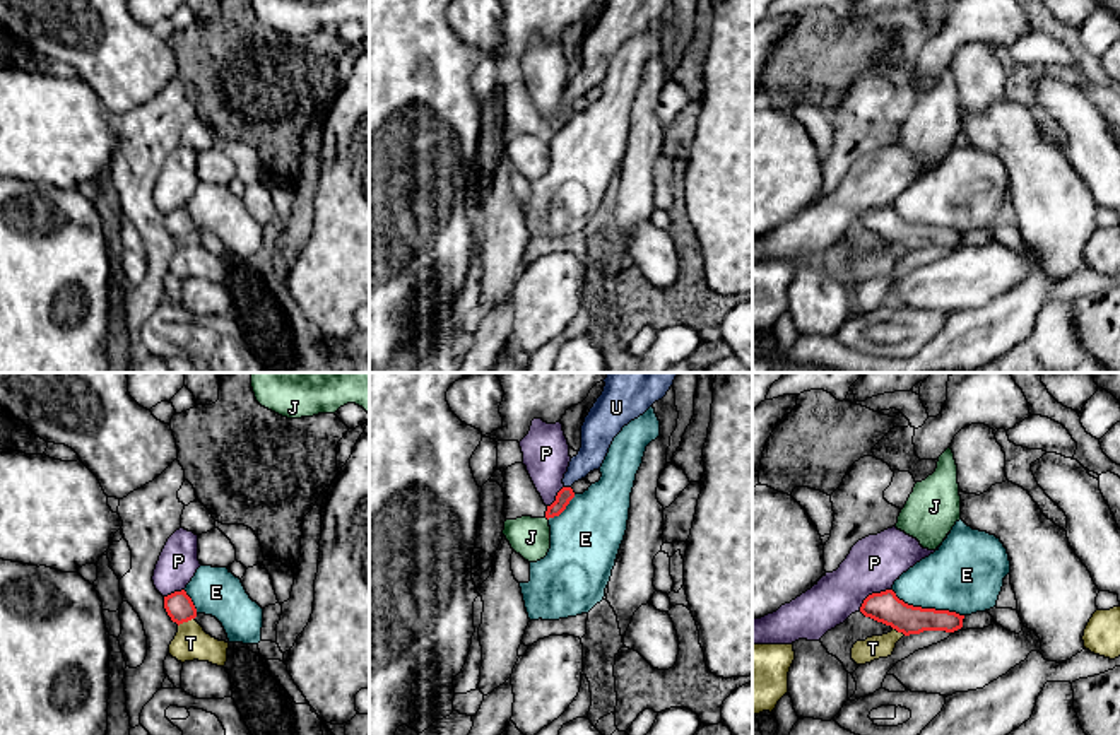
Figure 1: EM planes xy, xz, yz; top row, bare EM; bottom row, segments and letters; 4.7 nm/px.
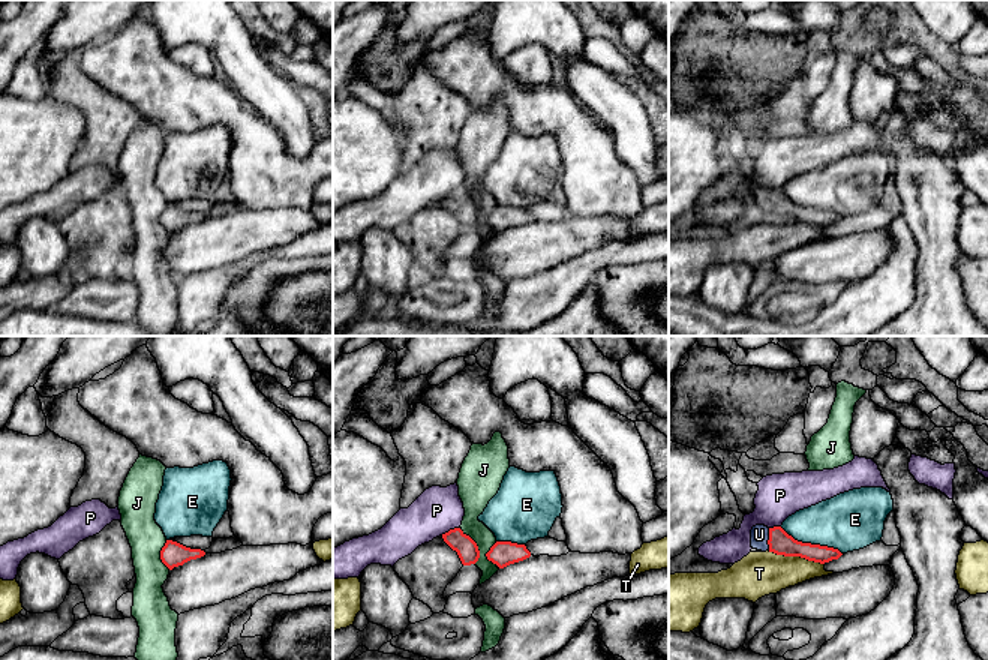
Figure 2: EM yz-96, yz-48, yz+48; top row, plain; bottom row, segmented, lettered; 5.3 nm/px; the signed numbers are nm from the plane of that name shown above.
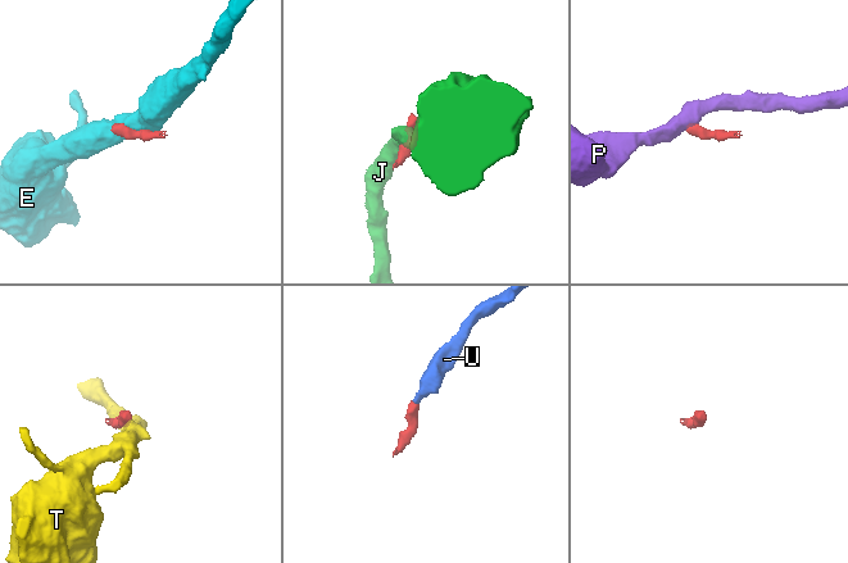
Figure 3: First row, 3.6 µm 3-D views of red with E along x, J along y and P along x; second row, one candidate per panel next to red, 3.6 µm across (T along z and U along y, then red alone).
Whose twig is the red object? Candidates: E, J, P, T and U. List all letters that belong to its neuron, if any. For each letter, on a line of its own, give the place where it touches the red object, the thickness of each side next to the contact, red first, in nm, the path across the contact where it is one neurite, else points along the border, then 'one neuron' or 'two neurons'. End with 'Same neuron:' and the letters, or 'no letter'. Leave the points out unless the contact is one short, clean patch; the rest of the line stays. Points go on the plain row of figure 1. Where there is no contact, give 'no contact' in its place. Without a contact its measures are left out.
E: contact yz (927, 226); calibres 150 and 360 nm; border yz (891, 205), (908, 221), (948, 226), (963, 233); two neurons
J: no contact; two neurons
P: contact yz (872, 211); calibres 150 and 260 nm; border yz (890, 205), (871, 211), (859, 226); two neurons
T: contact xy (185, 238); calibres 130 and 160 nm; border xy (194, 235), (178, 243); two neurons
U: contact xz (568, 105); calibres 70 and 140 nm; way xz (563, 115), (568, 105), (595, 60); one neuron
Same neuron: U

